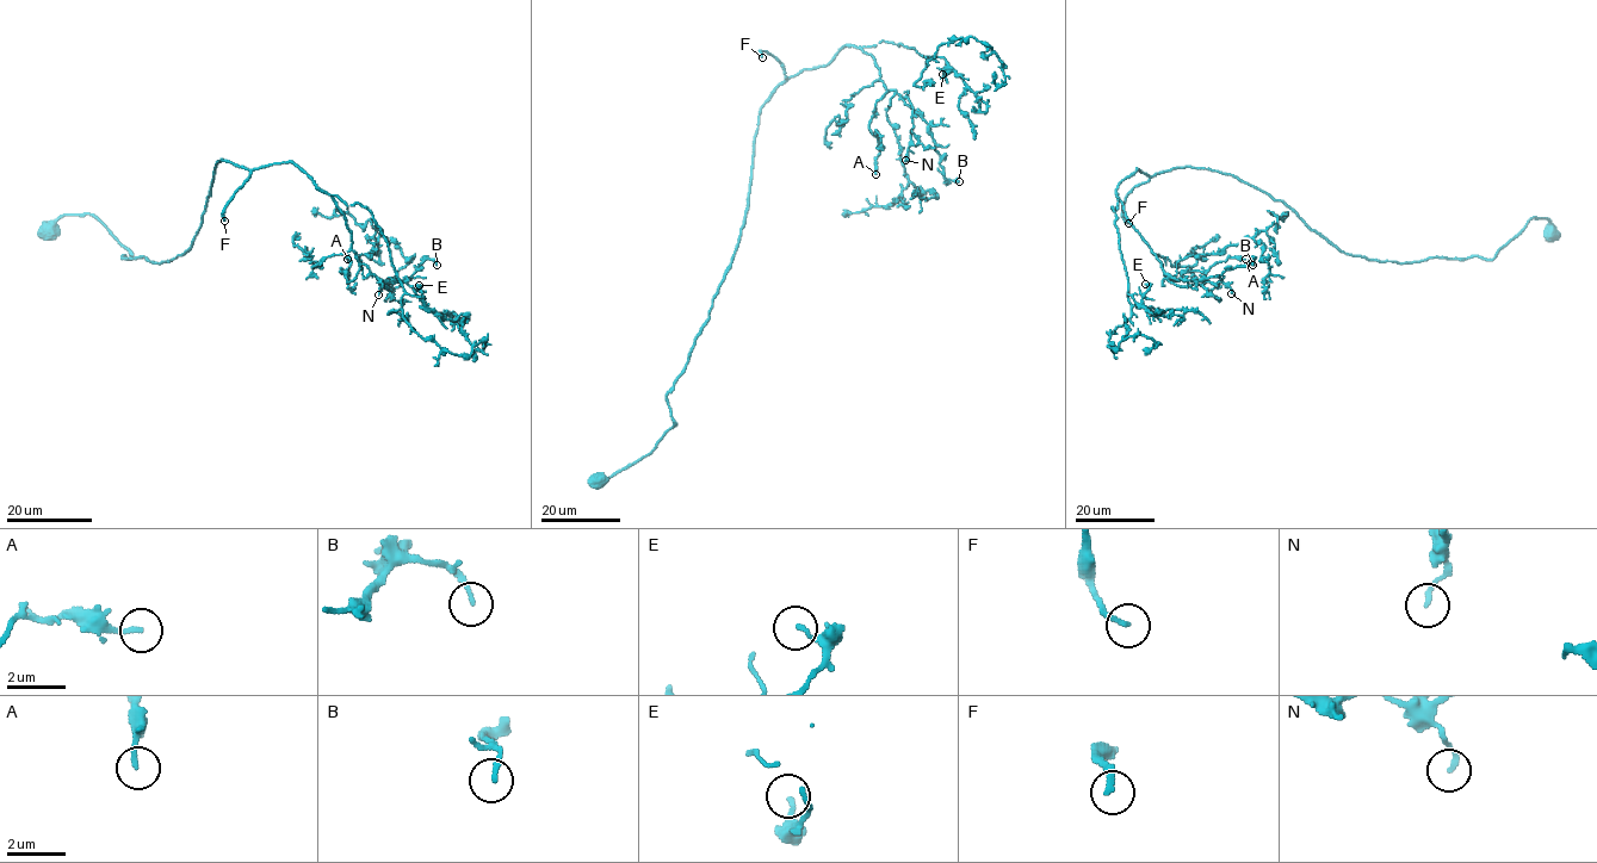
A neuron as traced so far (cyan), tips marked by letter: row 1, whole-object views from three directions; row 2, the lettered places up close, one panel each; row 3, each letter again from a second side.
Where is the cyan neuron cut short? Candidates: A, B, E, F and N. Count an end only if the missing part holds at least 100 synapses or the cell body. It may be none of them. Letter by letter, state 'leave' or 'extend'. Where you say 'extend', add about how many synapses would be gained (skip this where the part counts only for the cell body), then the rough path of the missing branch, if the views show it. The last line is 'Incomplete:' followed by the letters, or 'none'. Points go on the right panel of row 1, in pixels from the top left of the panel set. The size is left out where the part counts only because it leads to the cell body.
A: leave
B: leave
E: leave
F: extend | 500 syn | (1128, 223), (1140, 258), (1182, 269), (1198, 253), (1223, 247), (1240, 223), (1263, 210), (1287, 236), (1280, 243)
N: leave
Incomplete: F

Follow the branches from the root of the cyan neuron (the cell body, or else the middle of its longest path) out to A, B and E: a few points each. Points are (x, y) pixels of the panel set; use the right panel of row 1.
A: (1553, 234), (1533, 217), (1492, 259), (1378, 261), (1231, 174), (1137, 168), (1116, 186), (1169, 279), (1245, 259)
B: (1553, 234), (1533, 217), (1492, 259), (1378, 261), (1231, 174), (1137, 168), (1116, 186), (1174, 278), (1252, 265)
E: (1553, 234), (1533, 217), (1492, 259), (1370, 260), (1231, 174), (1137, 168), (1112, 208), (1138, 304), (1145, 284)

